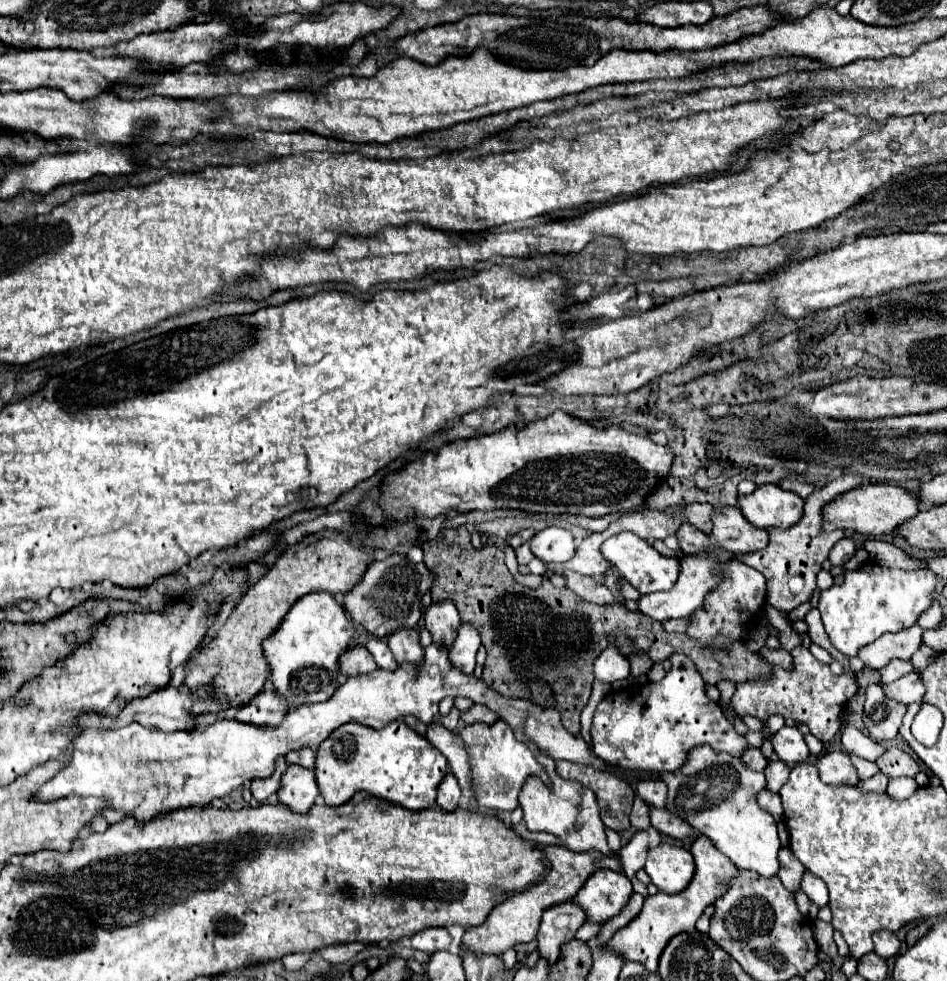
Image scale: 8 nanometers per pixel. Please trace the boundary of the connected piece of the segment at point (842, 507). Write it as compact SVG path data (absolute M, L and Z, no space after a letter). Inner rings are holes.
M868 484L866 488L854 488L836 496L826 508L822 508L822 526L830 530L852 530L864 536L882 536L896 530L902 522L918 514L918 498L910 496L904 488L892 484Z

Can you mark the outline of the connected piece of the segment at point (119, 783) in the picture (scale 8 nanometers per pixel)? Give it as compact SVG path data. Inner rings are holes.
M430 644L424 650L424 664L420 666L418 676L414 664L402 664L396 672L378 668L370 674L348 678L336 688L330 700L290 710L278 728L258 728L236 720L216 720L214 724L198 724L194 730L180 732L148 730L136 722L120 730L104 730L94 728L102 722L102 716L82 714L78 722L84 726L84 732L70 746L70 766L46 782L38 790L36 798L56 800L68 794L98 796L106 798L112 808L124 810L140 822L148 822L156 814L166 814L178 808L208 806L214 798L226 796L228 792L240 788L246 780L268 778L274 772L274 760L278 756L286 756L288 752L304 746L318 748L318 744L342 724L356 722L378 730L408 714L416 716L424 724L432 724L438 720L438 704L446 696L466 696L476 704L484 704L512 728L524 724L526 736L554 760L568 760L612 772L612 766L598 758L582 736L572 736L566 728L562 728L556 710L542 710L528 700L514 700L494 692L494 688L486 688L480 678L452 668L448 652L440 650L436 644ZM132 764L136 766L134 774L130 768Z

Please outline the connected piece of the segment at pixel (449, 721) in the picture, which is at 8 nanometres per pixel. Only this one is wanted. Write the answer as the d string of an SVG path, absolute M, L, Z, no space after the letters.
M454 708L448 716L440 716L440 720L438 720L444 728L448 728L448 730L456 730L458 728L458 722L460 722L460 712L458 712L458 708Z

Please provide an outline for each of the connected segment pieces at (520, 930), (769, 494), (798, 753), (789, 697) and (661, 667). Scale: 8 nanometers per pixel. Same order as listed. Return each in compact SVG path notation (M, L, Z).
M546 846L544 852L550 860L550 870L544 876L544 880L540 880L538 884L532 884L528 890L524 890L524 892L512 896L510 900L504 900L502 904L498 904L488 914L488 918L482 926L466 928L460 944L466 944L466 948L470 948L470 952L502 956L508 948L512 948L520 942L534 940L536 930L540 926L542 912L552 904L562 904L562 902L574 898L576 892L584 886L584 882L588 880L590 874L594 874L596 870L602 870L602 868L622 872L618 856L610 858L610 856L602 856L600 852L594 852L594 850L590 850L590 852L570 852L564 846Z
M774 484L758 486L752 494L738 496L738 508L746 520L758 528L790 528L802 516L804 500Z
M784 726L782 730L778 730L772 736L772 746L774 746L778 760L782 760L788 766L804 762L810 756L808 746L804 742L804 736L796 728Z
M798 646L790 652L794 656L794 670L782 670L772 666L772 678L766 682L746 682L738 684L732 696L732 706L740 716L756 716L760 720L768 720L772 714L780 714L790 720L806 722L810 732L820 742L830 742L840 732L838 714L844 710L846 702L856 694L856 682L842 674L834 676L830 668L818 662L806 648Z
M656 662L652 666L652 670L648 672L648 680L650 682L658 682L658 680L662 680L666 676L668 670L670 670L670 662Z

